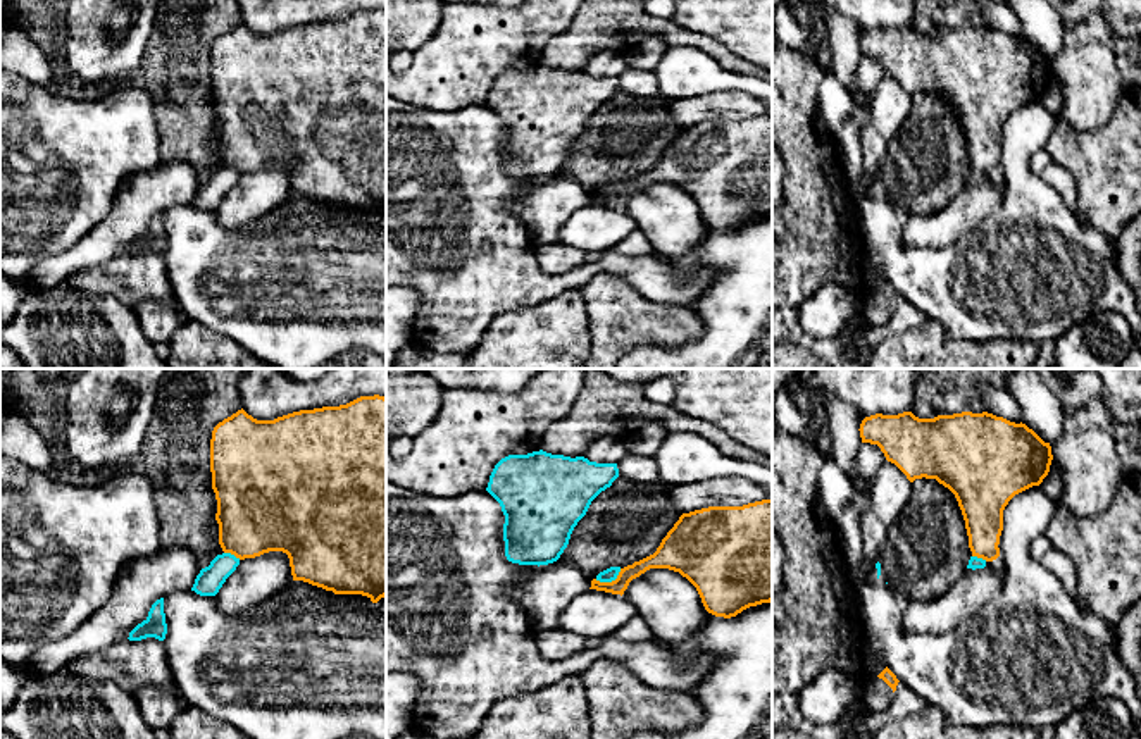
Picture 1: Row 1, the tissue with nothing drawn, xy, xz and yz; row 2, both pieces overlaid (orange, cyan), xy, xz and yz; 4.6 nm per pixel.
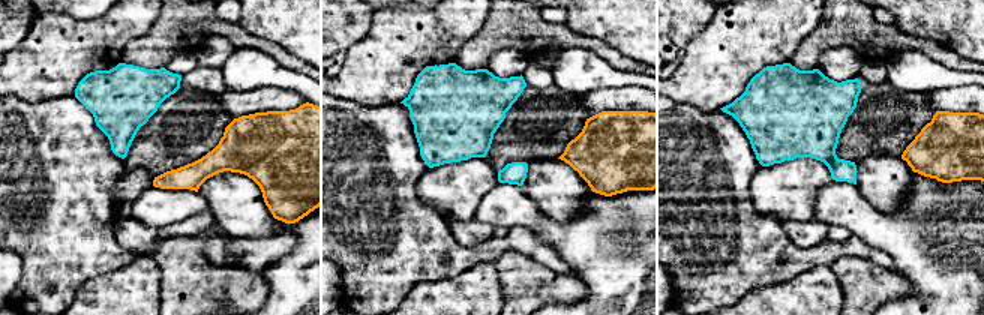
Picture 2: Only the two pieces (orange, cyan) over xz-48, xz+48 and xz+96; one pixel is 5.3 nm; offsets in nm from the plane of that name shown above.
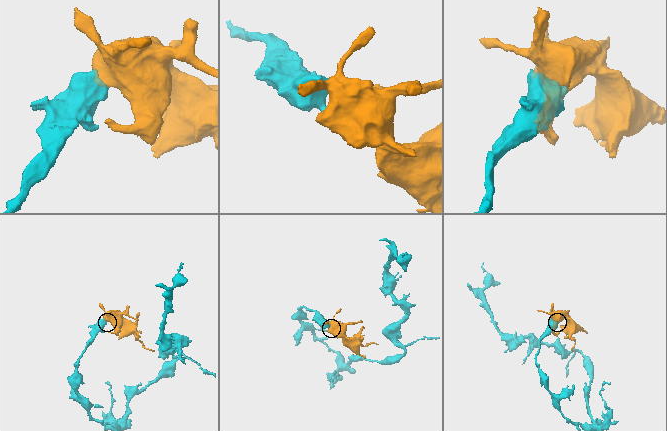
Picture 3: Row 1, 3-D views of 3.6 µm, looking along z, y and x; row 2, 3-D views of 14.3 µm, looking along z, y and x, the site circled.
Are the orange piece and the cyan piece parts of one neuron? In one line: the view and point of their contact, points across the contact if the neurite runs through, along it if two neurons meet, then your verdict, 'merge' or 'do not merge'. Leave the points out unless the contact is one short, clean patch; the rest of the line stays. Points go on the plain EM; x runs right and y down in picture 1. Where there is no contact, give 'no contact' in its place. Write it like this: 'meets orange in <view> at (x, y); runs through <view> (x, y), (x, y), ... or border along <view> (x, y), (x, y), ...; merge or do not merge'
meets orange in xz at (609, 197); border along xz (621, 183), (611, 195), (595, 193); do not merge

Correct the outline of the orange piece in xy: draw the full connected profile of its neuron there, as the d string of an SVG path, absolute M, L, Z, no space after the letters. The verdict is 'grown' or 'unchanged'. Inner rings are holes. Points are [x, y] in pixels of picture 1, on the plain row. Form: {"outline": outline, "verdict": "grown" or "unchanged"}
{"outline": "M384 10L274 34L257 34L241 22L212 45L210 86L224 167L245 174L283 165L293 195L334 208L362 208L372 217L386 210Z", "verdict": "unchanged"}

